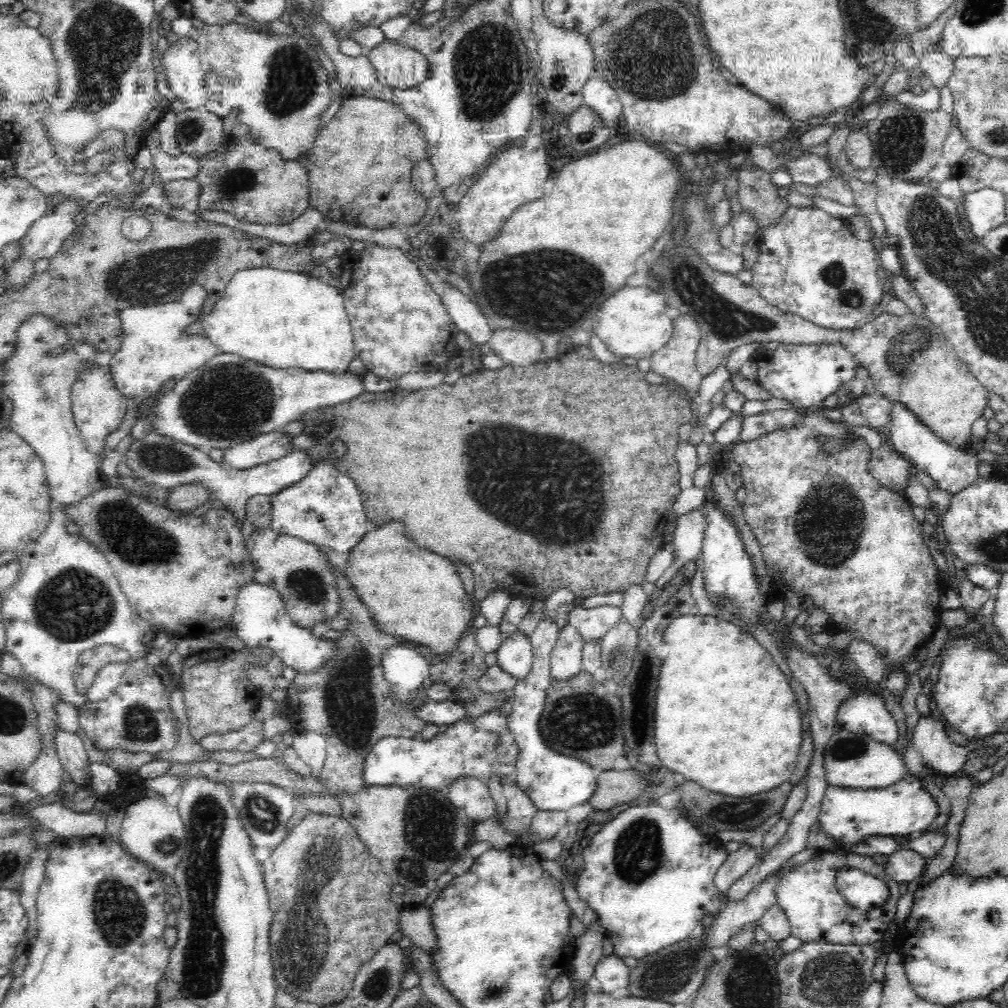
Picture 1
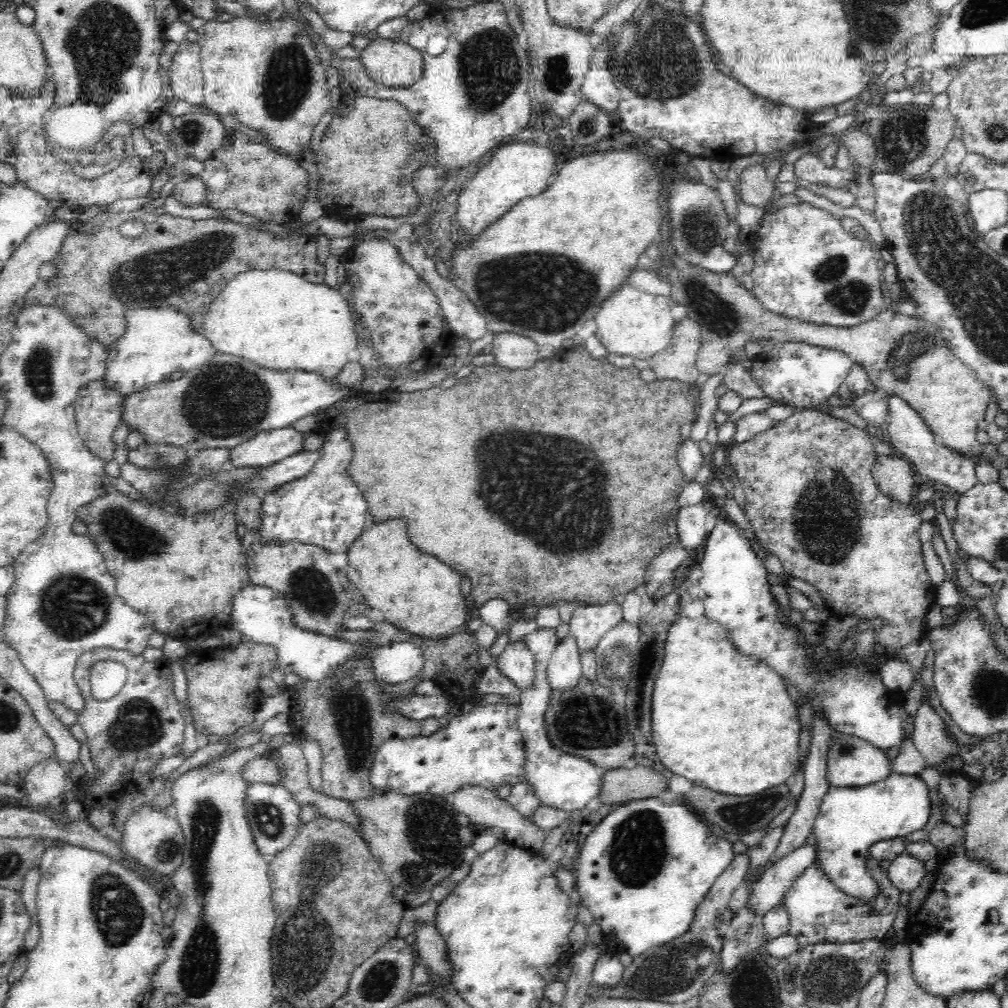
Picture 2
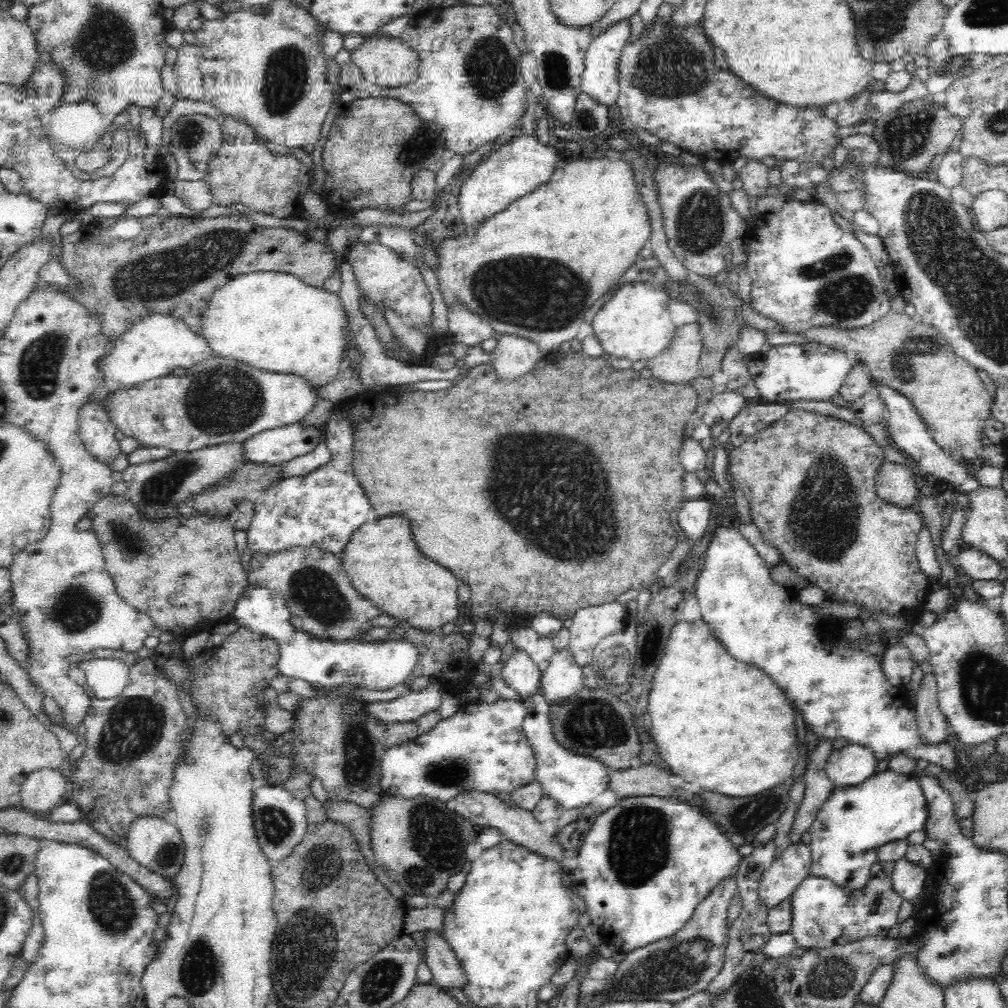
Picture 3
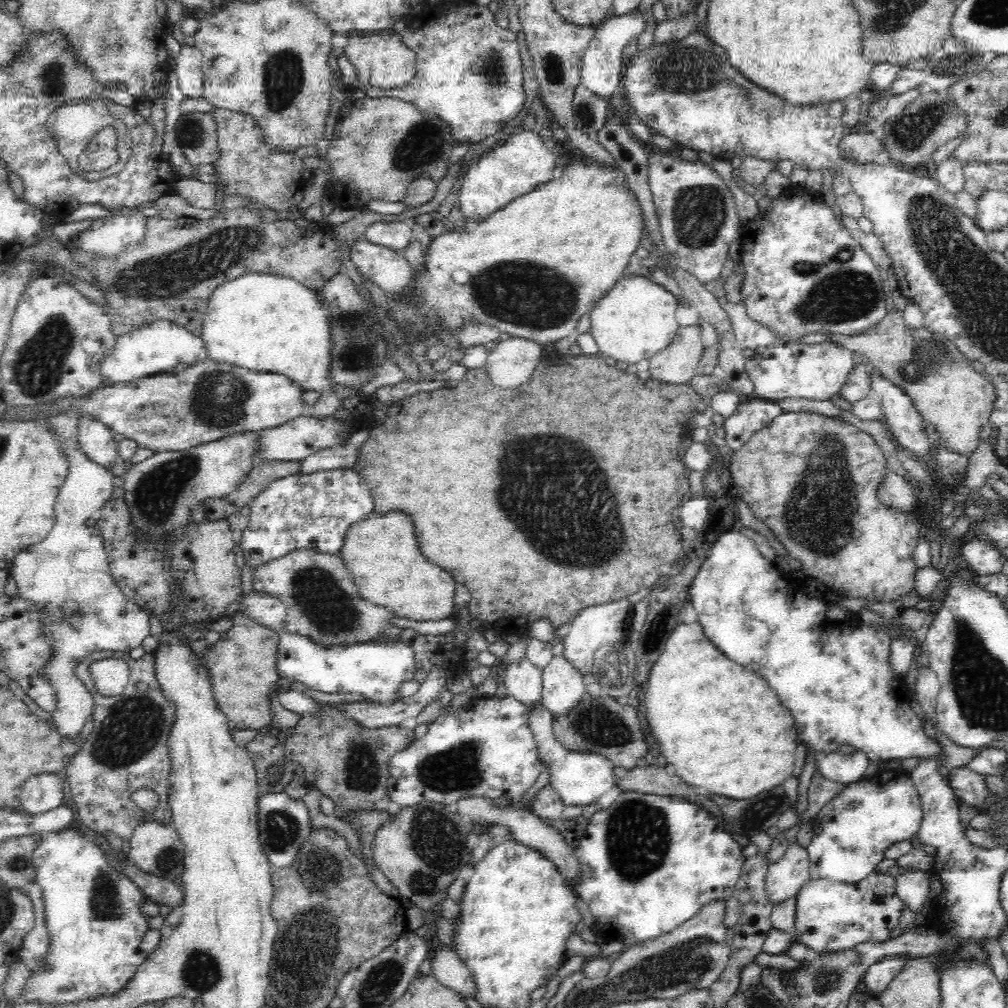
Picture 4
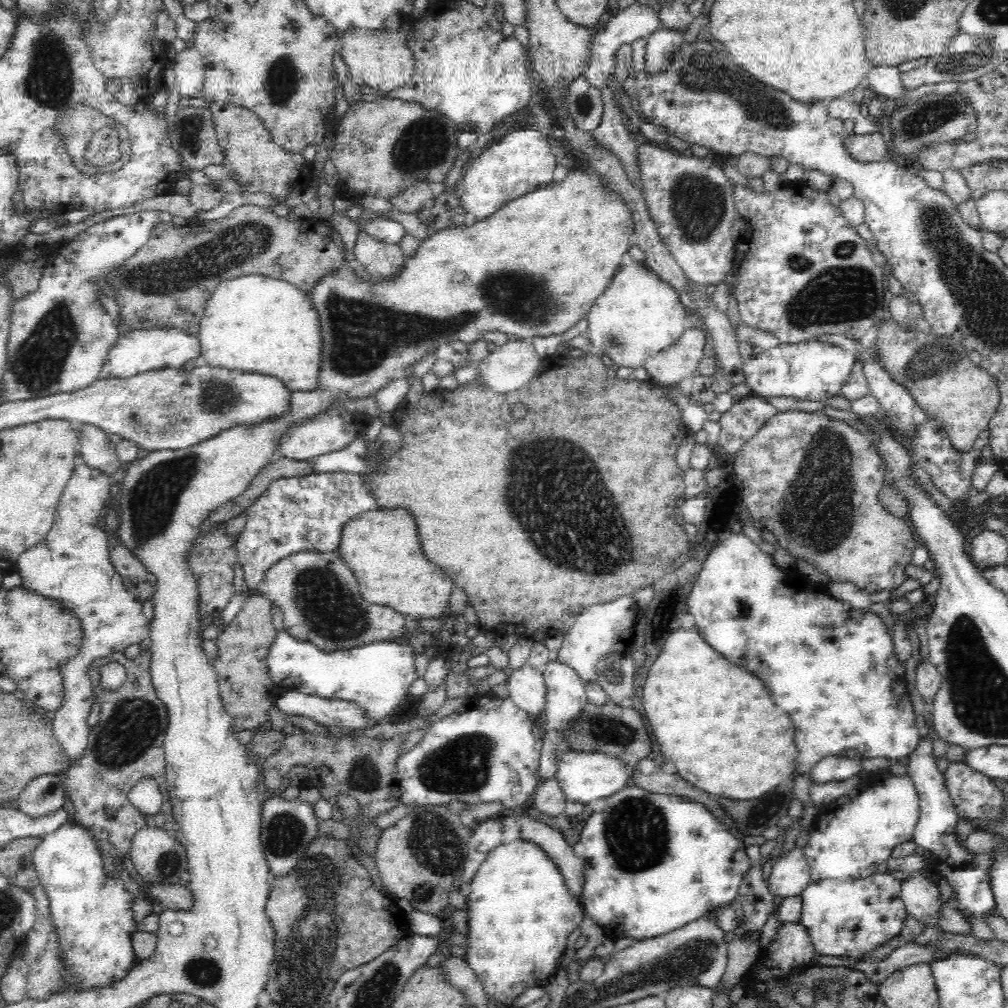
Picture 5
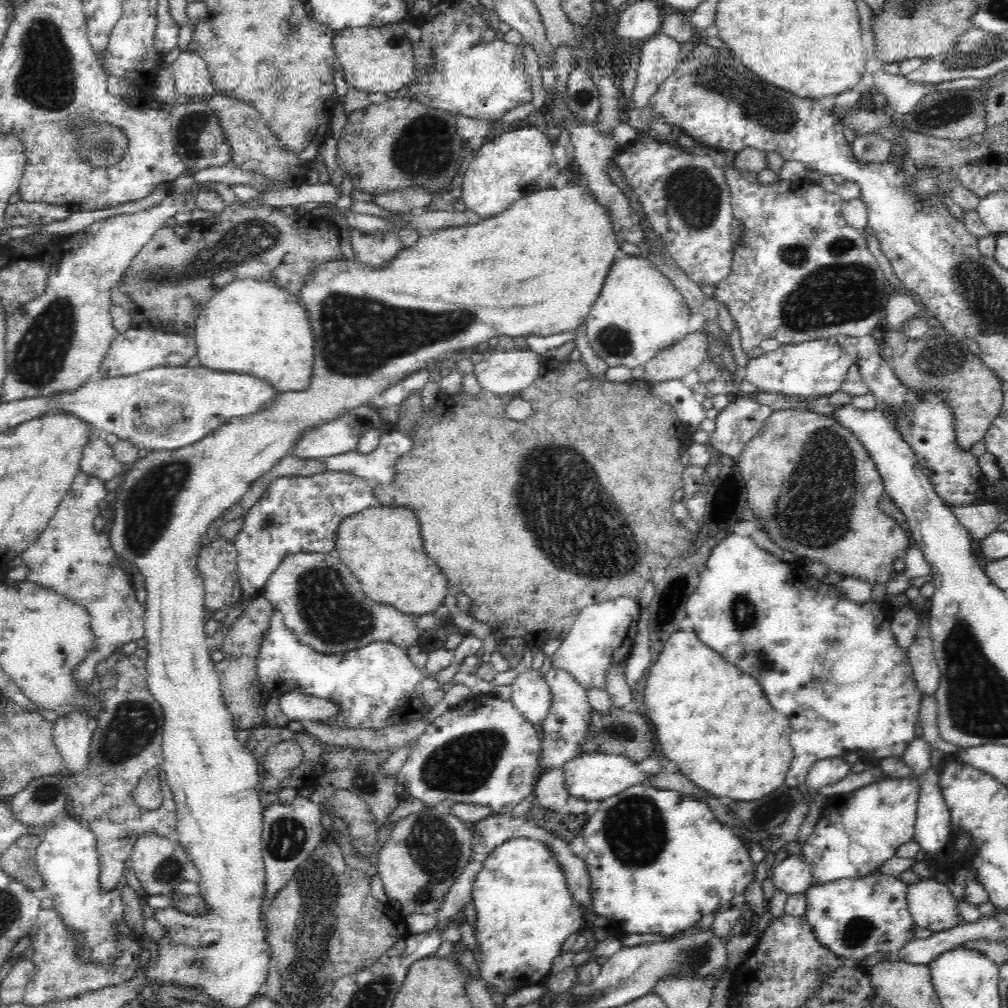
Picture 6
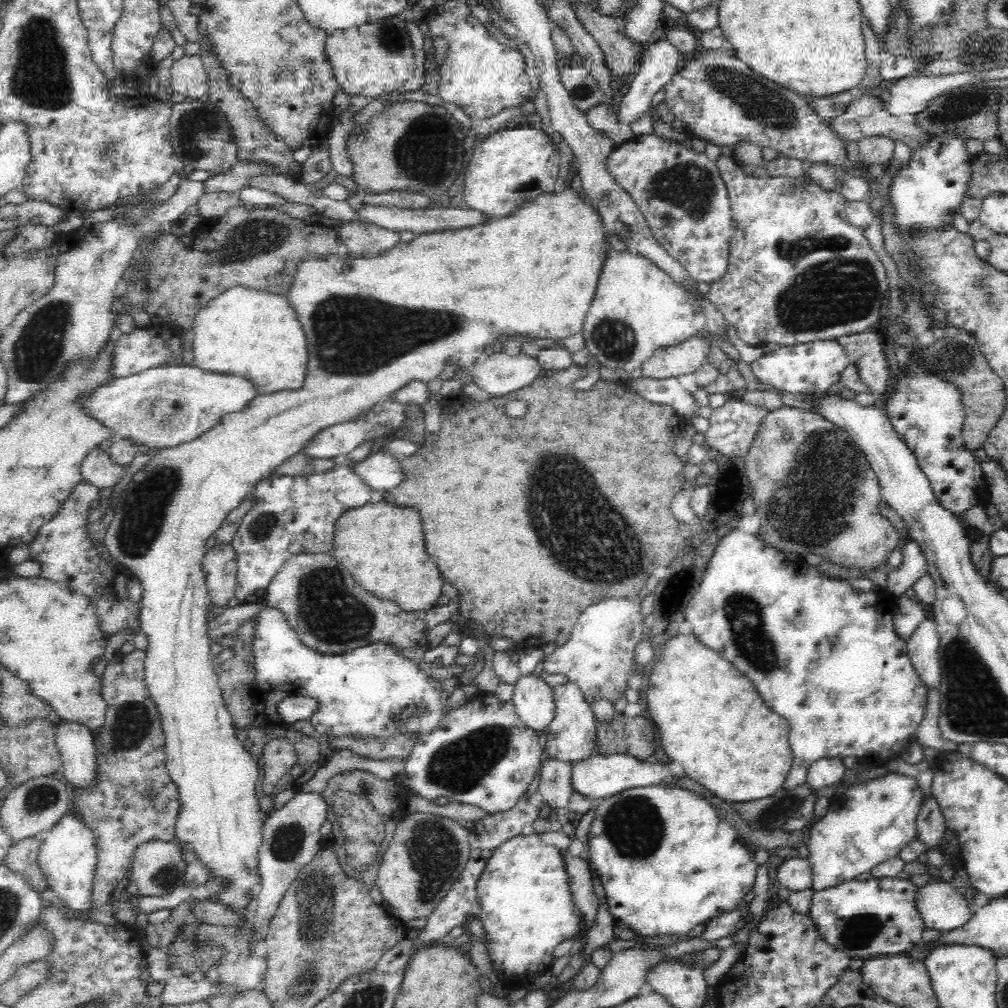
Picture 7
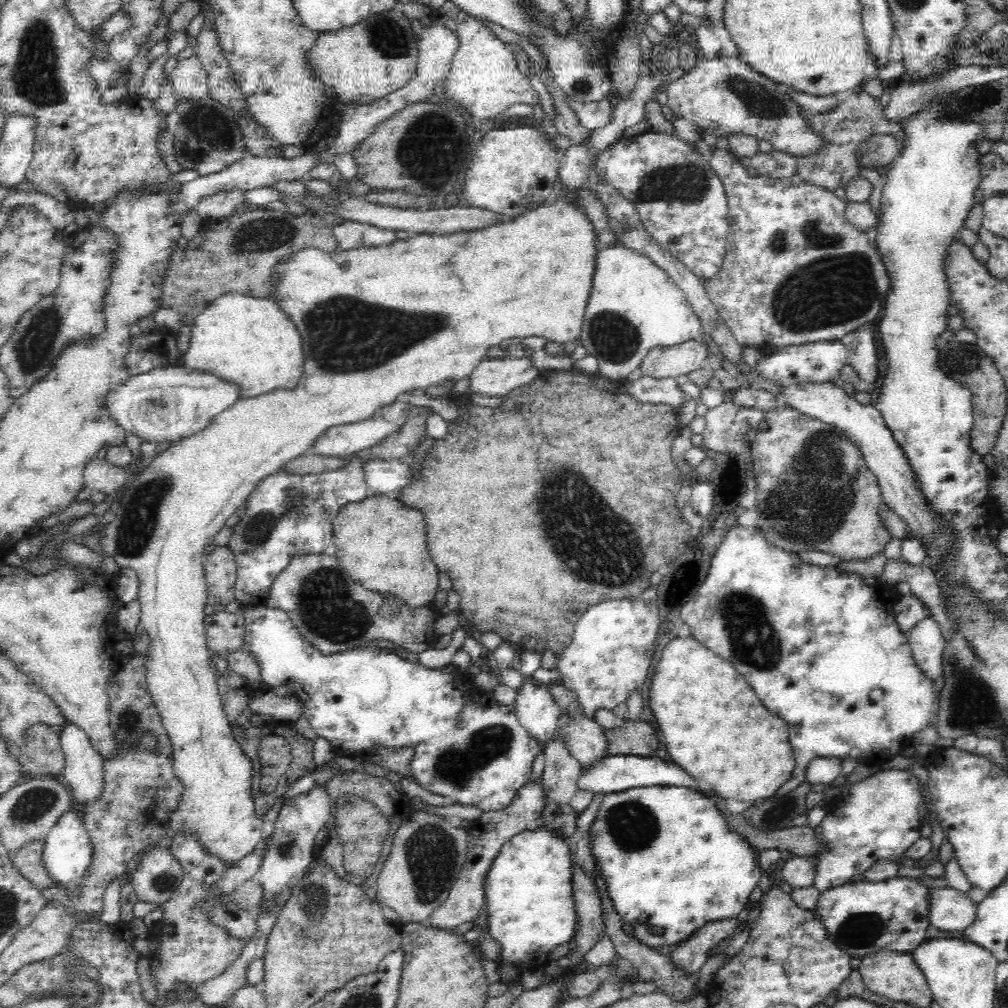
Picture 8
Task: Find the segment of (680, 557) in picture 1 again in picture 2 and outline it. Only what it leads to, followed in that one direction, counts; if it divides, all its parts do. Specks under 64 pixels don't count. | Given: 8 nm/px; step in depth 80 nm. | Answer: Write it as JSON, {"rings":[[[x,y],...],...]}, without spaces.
{"rings":[[[705,503],[680,508],[676,520],[678,542],[686,550],[686,554],[698,550],[698,546],[707,537],[706,525],[704,525],[707,515]]]}

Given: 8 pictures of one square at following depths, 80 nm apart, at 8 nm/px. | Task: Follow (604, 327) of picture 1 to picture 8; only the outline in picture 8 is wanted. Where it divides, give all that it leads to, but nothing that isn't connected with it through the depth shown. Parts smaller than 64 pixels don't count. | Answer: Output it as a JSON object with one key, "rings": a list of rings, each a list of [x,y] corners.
{"rings":[[[618,242],[599,251],[588,300],[578,340],[598,361],[596,375],[619,384],[640,367],[651,349],[705,339],[698,316],[674,280],[646,256]]]}

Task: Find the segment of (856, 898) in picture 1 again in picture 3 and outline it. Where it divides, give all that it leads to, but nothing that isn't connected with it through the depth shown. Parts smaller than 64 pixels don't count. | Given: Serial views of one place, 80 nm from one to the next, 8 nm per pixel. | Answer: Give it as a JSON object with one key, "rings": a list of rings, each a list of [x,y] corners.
{"rings":[[[882,772],[859,786],[841,787],[826,798],[816,820],[811,824],[810,850],[812,865],[810,872],[820,878],[827,878],[846,890],[866,890],[872,876],[870,869],[877,859],[877,848],[925,827],[928,818],[927,799],[916,775]]]}

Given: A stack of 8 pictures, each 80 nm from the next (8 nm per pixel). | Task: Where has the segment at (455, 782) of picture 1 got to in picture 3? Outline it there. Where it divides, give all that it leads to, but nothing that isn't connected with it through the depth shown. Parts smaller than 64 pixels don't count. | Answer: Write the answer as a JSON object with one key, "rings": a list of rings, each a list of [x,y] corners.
{"rings":[[[460,792],[453,799],[455,801],[454,810],[460,816],[468,819],[478,829],[485,827],[496,828],[504,836],[504,840],[516,843],[519,847],[527,848],[532,853],[557,860],[567,873],[570,872],[572,863],[564,858],[564,851],[556,837],[550,833],[549,828],[536,822],[532,812],[526,812],[511,802],[502,801],[494,794],[486,792]]]}

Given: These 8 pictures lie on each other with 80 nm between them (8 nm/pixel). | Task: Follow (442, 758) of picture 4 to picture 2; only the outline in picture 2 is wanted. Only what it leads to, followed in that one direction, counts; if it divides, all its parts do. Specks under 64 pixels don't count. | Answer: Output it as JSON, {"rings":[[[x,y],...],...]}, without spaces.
{"rings":[[[485,703],[456,715],[445,728],[438,729],[429,737],[384,740],[369,767],[370,785],[374,790],[444,797],[466,784],[478,784],[495,792],[506,784],[522,784],[524,743],[516,729],[518,711],[516,704]]]}

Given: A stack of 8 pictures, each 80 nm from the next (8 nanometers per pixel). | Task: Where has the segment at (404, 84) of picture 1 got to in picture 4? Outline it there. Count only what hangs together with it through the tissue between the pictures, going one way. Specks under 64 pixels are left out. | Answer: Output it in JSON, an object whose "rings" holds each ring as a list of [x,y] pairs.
{"rings":[[[388,30],[371,33],[352,32],[346,34],[349,38],[344,54],[355,67],[358,80],[376,88],[392,90],[410,82],[416,72],[416,53],[402,43],[402,37],[391,34]]]}

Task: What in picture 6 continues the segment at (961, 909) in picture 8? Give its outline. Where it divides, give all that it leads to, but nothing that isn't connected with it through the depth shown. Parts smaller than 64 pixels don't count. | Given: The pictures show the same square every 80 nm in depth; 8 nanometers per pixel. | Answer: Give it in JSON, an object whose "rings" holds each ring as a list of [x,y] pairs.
{"rings":[[[921,878],[906,885],[905,899],[915,926],[939,933],[956,926],[960,920],[957,899],[946,883]]]}

